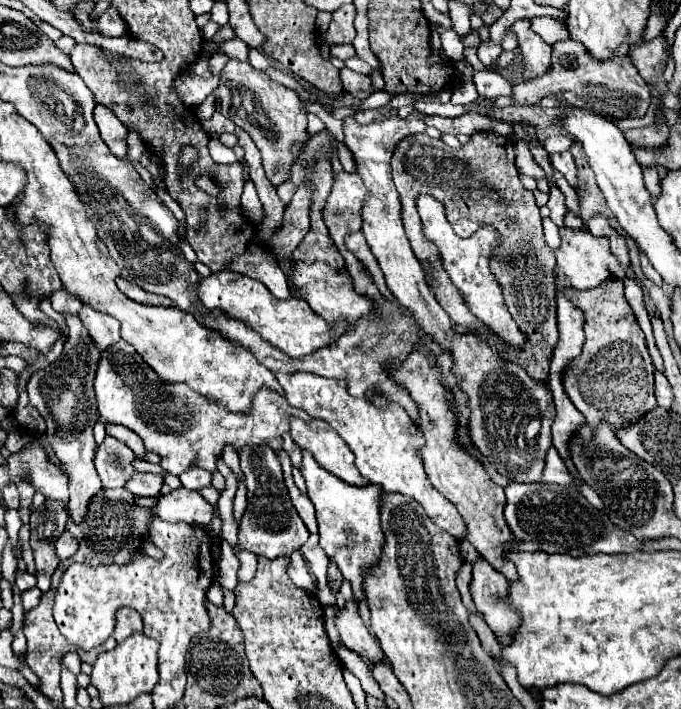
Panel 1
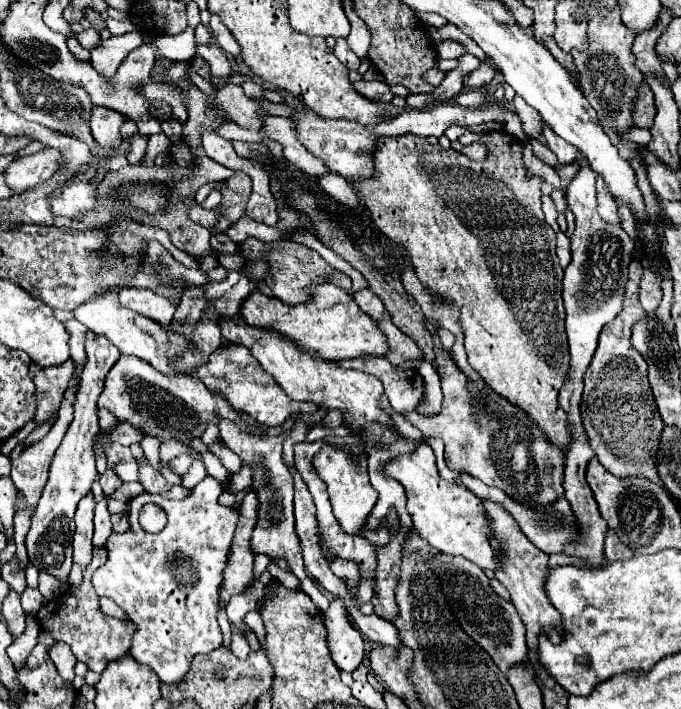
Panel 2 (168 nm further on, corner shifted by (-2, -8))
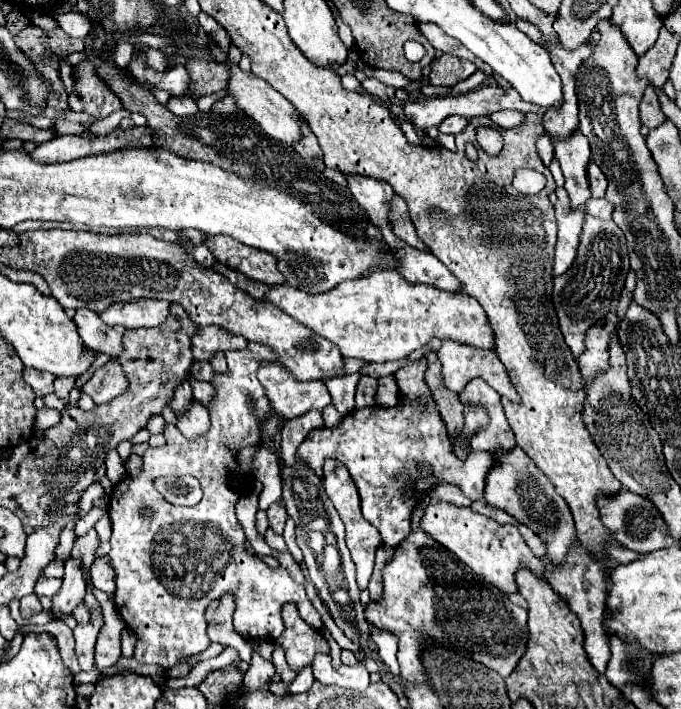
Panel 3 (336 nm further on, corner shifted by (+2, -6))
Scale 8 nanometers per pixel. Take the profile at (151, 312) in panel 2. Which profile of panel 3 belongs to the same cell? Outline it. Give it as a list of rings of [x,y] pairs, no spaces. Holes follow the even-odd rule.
[[[130,300],[110,304],[100,318],[108,326],[124,326],[124,328],[150,328],[160,326],[168,318],[168,300]]]

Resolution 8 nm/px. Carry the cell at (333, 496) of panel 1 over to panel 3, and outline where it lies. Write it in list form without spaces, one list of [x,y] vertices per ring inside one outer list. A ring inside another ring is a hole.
[[[446,483],[434,487],[429,496],[419,498],[419,506],[412,512],[412,532],[404,542],[400,542],[400,546],[394,548],[392,560],[383,568],[382,598],[368,604],[366,618],[378,628],[398,634],[400,674],[406,676],[408,682],[428,682],[420,664],[420,648],[426,638],[458,648],[460,652],[466,650],[470,658],[476,658],[476,662],[496,670],[502,678],[508,678],[526,650],[526,610],[512,604],[496,586],[472,574],[472,570],[450,550],[420,530],[420,516],[427,506],[438,500],[460,507],[472,504],[458,486]],[[410,578],[414,578],[414,588],[410,588]]]

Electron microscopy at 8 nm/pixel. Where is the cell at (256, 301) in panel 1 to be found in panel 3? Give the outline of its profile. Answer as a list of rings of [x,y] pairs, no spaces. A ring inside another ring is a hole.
[[[380,270],[368,278],[346,280],[322,294],[308,294],[288,284],[278,284],[264,294],[262,302],[284,310],[314,334],[336,344],[344,358],[350,356],[364,362],[402,360],[412,350],[426,346],[434,336],[492,350],[488,318],[474,298],[460,292],[442,292],[426,284],[408,284],[396,270]]]

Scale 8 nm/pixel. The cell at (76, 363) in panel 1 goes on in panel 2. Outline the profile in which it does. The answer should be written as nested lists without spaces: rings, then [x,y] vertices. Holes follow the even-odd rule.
[[[88,494],[88,496],[84,496],[84,500],[80,500],[80,506],[74,516],[74,522],[76,522],[76,532],[74,532],[74,542],[72,542],[74,564],[72,564],[72,570],[68,576],[68,582],[72,586],[80,586],[82,572],[92,560],[92,550],[94,550],[94,546],[92,546],[92,530],[94,530],[92,516],[94,516],[94,498],[92,498],[92,494]]]

